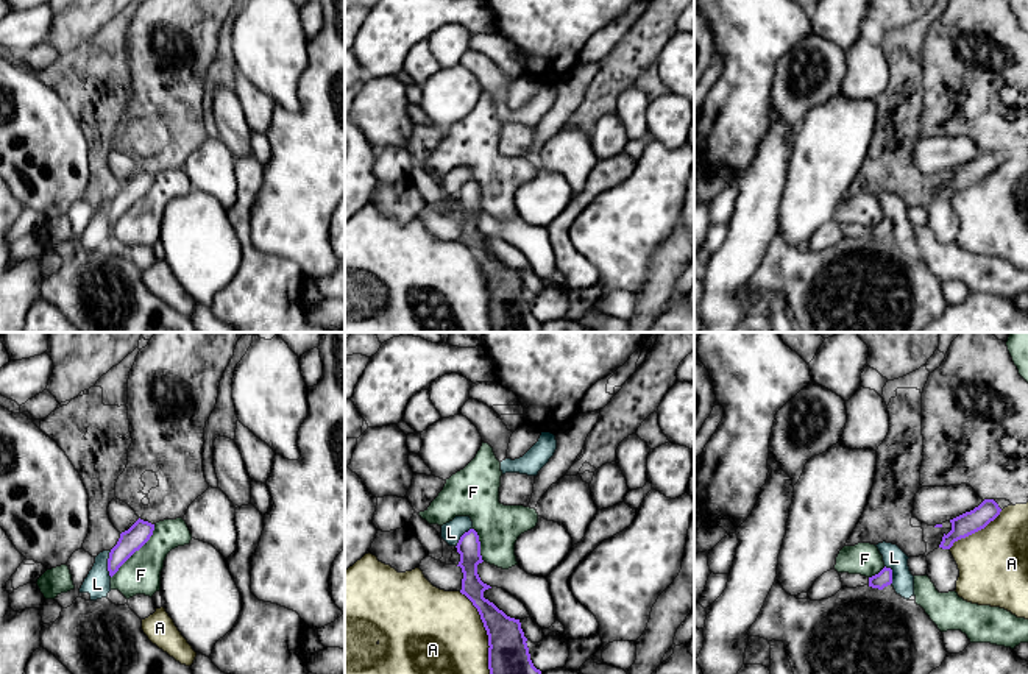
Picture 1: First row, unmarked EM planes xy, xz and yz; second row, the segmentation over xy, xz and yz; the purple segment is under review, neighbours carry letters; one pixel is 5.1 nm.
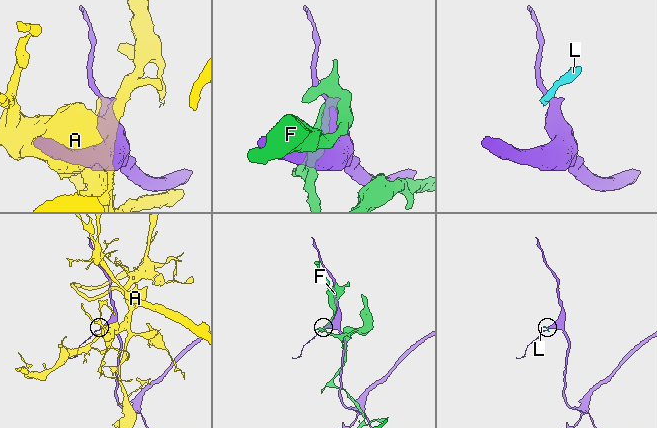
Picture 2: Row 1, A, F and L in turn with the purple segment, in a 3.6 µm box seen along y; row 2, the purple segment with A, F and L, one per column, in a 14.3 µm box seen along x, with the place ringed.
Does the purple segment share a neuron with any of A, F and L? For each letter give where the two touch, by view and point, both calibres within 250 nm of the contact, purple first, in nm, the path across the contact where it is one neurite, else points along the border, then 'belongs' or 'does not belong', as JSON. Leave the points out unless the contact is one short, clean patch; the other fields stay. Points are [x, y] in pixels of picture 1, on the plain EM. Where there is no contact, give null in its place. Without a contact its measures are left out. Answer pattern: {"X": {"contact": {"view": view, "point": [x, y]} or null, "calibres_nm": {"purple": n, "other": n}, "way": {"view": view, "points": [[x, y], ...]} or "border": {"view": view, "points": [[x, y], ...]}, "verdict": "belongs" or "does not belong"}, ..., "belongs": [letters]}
{"A": {"contact": {"view": "xz", "point": [487, 284]}, "calibres_nm": {"purple": 220, "other": 500}, "verdict": "does not belong"}, "F": {"contact": {"view": "xy", "point": [136, 200]}, "calibres_nm": {"purple": 120, "other": 200}, "verdict": "does not belong"}, "L": {"contact": {"view": "xy", "point": [108, 214]}, "calibres_nm": {"purple": 120, "other": 140}, "border": {"view": "xy", "points": [[111, 202], [108, 209], [109, 227]]}, "verdict": "does not belong"}, "belongs": []}

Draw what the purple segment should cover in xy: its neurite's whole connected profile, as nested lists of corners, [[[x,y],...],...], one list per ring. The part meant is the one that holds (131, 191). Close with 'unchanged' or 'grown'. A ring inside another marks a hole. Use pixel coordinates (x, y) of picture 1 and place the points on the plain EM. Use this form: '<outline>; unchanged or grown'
[[[137,170],[128,181],[120,184],[117,195],[111,200],[108,222],[112,228],[119,218],[139,201],[153,186],[154,175]]]; unchanged

